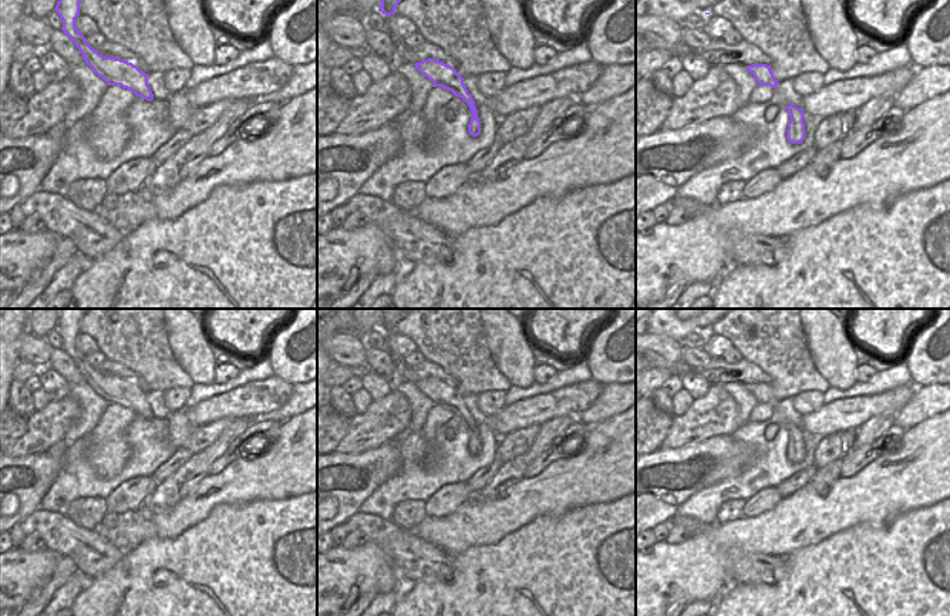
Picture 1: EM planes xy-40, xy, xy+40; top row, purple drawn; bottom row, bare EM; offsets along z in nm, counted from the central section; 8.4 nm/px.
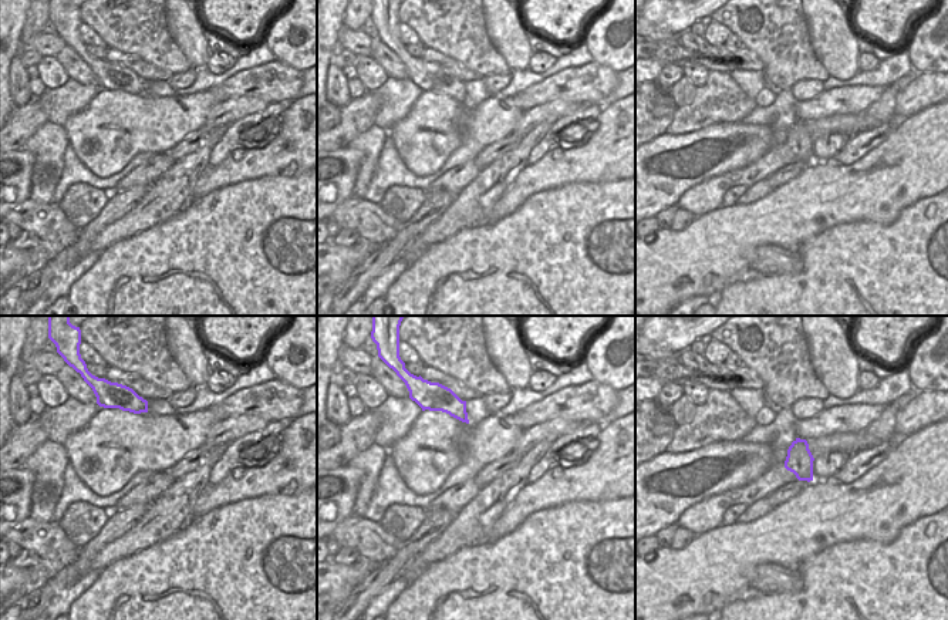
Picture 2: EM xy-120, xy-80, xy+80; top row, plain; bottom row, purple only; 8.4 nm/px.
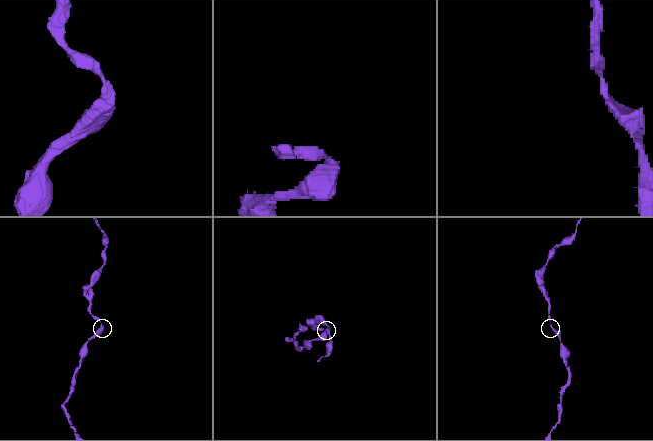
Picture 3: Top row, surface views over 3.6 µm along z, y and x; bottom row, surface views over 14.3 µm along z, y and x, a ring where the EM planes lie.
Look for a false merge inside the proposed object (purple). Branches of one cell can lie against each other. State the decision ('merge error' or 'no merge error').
no merge error

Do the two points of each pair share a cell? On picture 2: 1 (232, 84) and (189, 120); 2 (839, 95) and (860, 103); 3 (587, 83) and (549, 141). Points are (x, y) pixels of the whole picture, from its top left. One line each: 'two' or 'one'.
1: two
2: one
3: two

